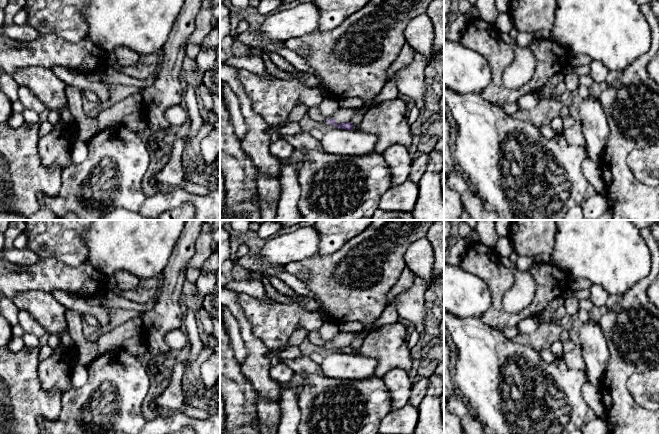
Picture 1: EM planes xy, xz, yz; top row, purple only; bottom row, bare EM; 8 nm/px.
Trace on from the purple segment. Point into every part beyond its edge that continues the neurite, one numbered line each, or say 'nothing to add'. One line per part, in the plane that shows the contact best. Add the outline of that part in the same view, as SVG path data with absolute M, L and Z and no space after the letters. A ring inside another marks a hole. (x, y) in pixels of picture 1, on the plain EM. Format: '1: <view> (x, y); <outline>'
nothing to add

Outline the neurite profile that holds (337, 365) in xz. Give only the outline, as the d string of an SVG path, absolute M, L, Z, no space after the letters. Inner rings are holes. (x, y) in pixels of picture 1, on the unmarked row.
M332 349L320 365L327 378L360 380L375 377L377 364L372 358Z

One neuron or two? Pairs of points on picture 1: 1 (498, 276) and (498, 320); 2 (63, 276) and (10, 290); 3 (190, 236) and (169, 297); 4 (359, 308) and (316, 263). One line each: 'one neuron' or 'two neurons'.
1: one neuron
2: one neuron
3: one neuron
4: one neuron

